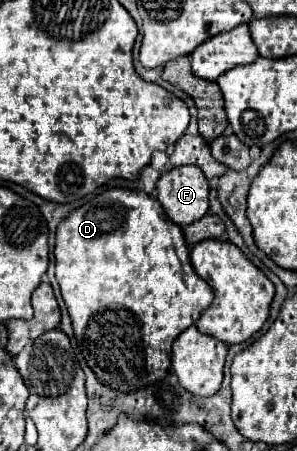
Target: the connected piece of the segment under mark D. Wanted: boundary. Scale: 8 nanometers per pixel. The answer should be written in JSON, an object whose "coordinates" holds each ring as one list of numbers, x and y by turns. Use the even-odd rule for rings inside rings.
{"coordinates":[[109,188,69,212,57,226,55,260,55,276,79,348,97,378,119,392,133,392,161,380,169,370,173,340,195,324,215,298,211,286,195,274,189,262,181,226,167,218,159,200,141,190]]}

